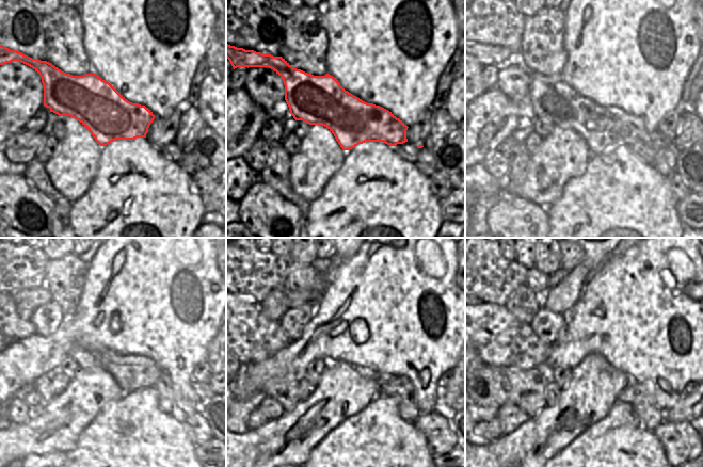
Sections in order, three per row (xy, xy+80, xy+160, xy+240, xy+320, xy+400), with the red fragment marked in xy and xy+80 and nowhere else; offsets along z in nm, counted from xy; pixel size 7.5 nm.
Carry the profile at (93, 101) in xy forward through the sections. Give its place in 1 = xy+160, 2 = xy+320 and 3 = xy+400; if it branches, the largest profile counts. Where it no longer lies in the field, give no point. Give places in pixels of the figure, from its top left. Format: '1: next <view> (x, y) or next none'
1: next xy+160 (603, 128)
2: next xy+320 (443, 407)
3: next none

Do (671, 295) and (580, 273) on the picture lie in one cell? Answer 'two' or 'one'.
two

